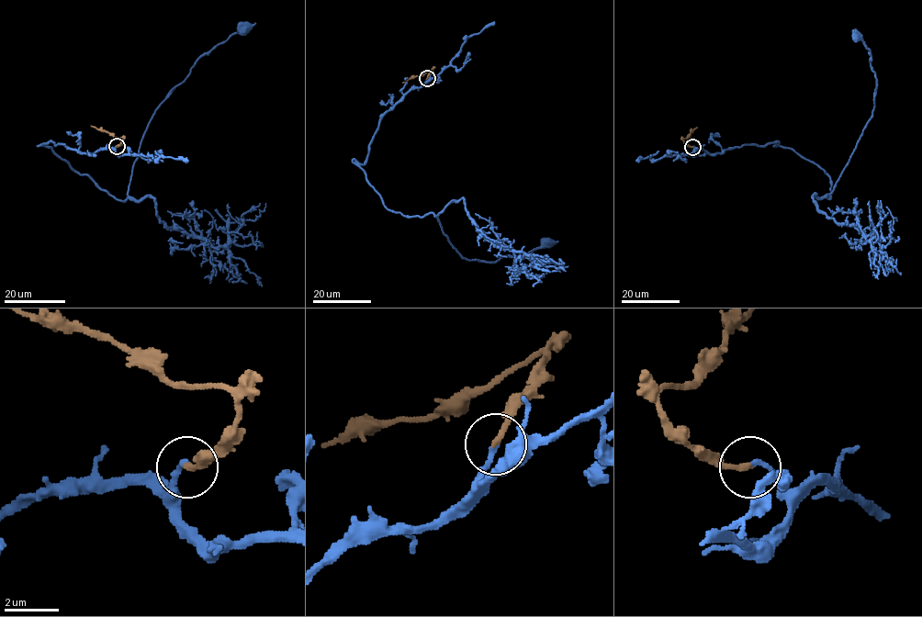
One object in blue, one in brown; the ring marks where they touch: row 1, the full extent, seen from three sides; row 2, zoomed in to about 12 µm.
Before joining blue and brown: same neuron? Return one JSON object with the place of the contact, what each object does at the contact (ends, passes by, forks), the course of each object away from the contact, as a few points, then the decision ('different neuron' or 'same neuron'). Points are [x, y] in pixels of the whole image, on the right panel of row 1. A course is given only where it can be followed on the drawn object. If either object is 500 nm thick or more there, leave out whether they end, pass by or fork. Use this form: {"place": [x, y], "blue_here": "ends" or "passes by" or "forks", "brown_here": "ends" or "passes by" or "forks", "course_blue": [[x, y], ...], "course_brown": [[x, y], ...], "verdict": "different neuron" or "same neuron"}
{"place": [692, 147], "blue_here": "ends", "brown_here": "ends", "course_blue": [[692, 147], [721, 154], [779, 143], [826, 173], [829, 198], [874, 108], [875, 72], [870, 50], [855, 34]], "course_brown": [[692, 147], [683, 140], [697, 127]], "verdict": "same neuron"}

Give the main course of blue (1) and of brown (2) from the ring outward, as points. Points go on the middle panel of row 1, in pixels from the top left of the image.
1: (427, 78), (384, 115), (357, 164), (382, 204), (437, 216), (466, 260), (524, 255), (546, 241)
2: (427, 78), (432, 69), (403, 83)

